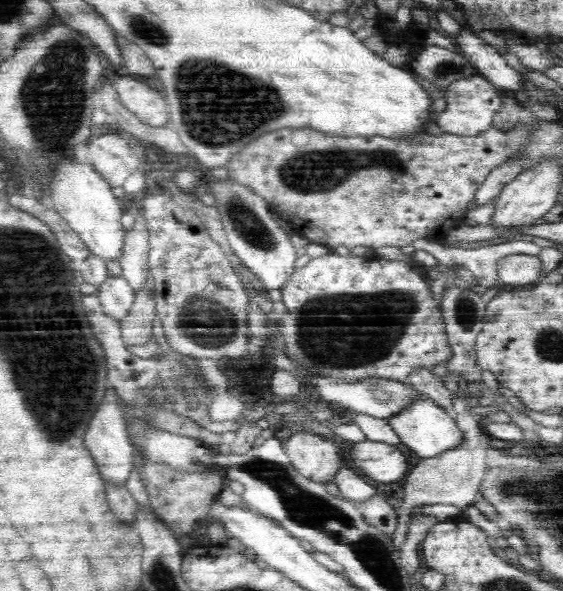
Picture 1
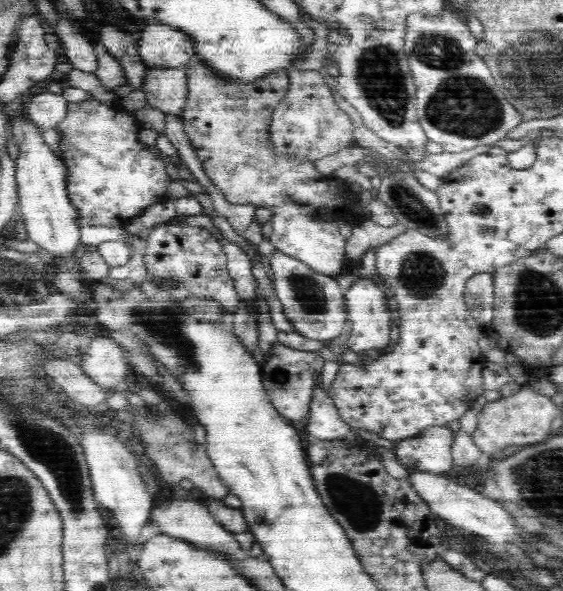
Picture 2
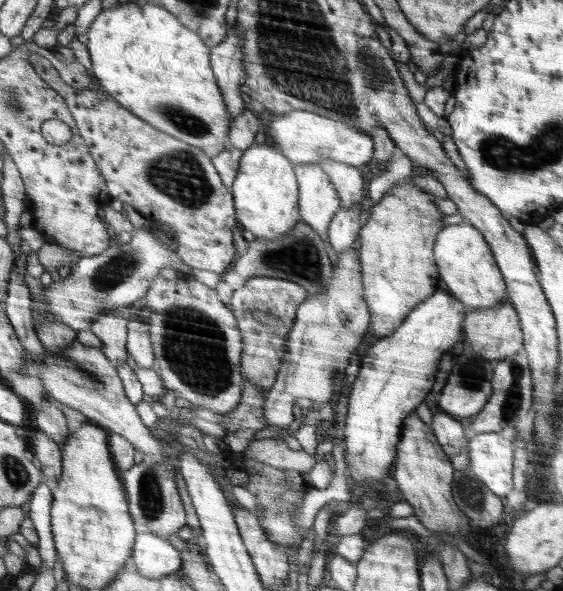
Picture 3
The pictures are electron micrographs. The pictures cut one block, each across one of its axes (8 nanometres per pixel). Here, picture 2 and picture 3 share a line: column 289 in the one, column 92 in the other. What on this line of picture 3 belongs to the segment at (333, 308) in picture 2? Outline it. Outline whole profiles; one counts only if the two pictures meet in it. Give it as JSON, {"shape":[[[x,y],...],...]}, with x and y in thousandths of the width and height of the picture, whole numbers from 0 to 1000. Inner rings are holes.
{"shape":[[[242,387],[227,411],[210,413],[208,420],[171,433],[147,435],[128,450],[128,462],[115,474],[98,477],[89,487],[75,481],[73,470],[44,464],[44,474],[60,496],[62,514],[87,514],[105,541],[128,552],[139,563],[162,558],[167,541],[179,538],[188,525],[231,521],[238,511],[259,503],[270,489],[272,475],[284,469],[291,453],[314,455],[321,465],[346,470],[346,455],[314,425],[306,425],[281,406],[268,387]]]}

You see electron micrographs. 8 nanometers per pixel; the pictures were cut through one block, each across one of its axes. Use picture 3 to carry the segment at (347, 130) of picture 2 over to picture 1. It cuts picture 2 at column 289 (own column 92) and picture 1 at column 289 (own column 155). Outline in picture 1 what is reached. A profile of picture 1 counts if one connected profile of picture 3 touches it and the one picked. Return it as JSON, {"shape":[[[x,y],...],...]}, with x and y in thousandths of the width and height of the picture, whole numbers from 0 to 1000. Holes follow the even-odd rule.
{"shape":[[[508,212],[480,218],[435,244],[400,284],[417,311],[471,338],[487,365],[506,372],[522,393],[584,421],[604,415],[712,418],[742,401],[783,411],[824,372],[831,345],[870,286],[911,262],[924,242],[936,242],[929,237],[931,225],[925,217],[906,227],[870,217],[849,230],[829,232],[799,223],[771,228],[748,218],[719,228],[629,230]]]}

